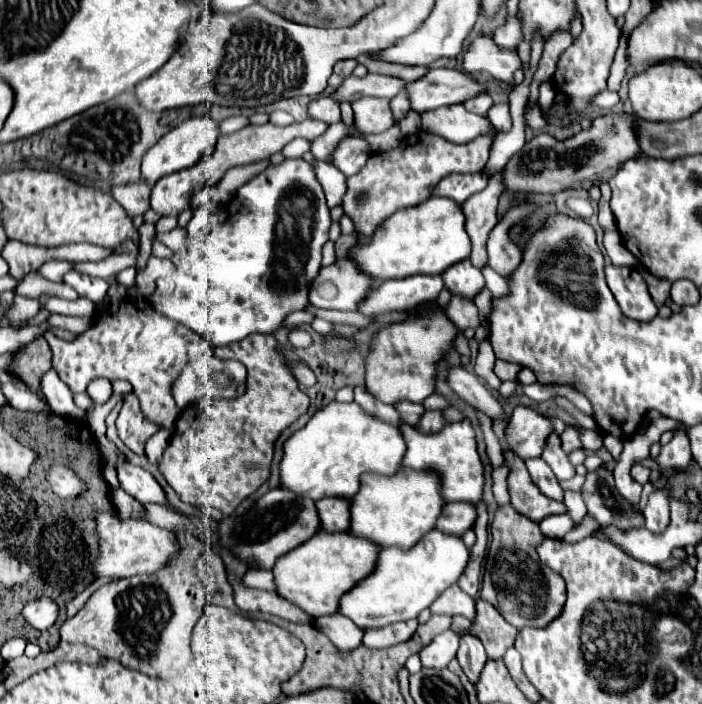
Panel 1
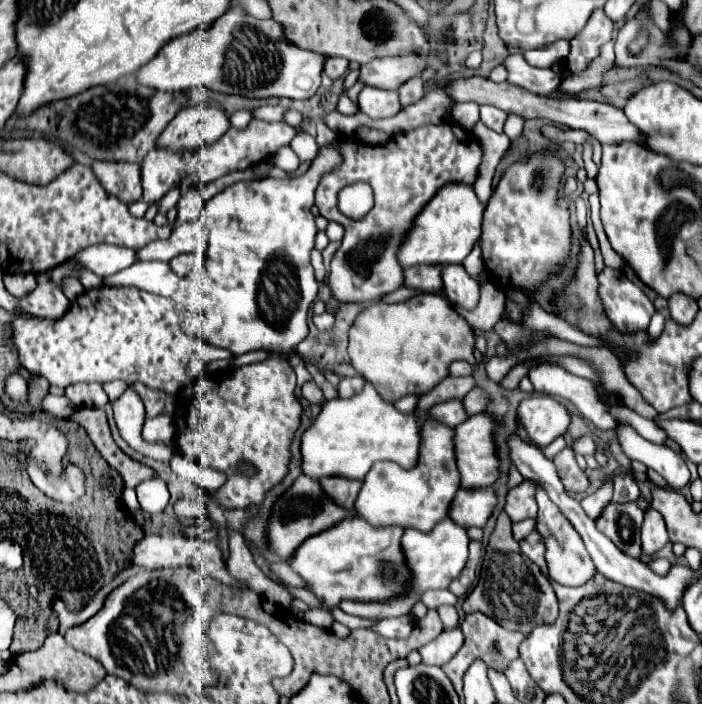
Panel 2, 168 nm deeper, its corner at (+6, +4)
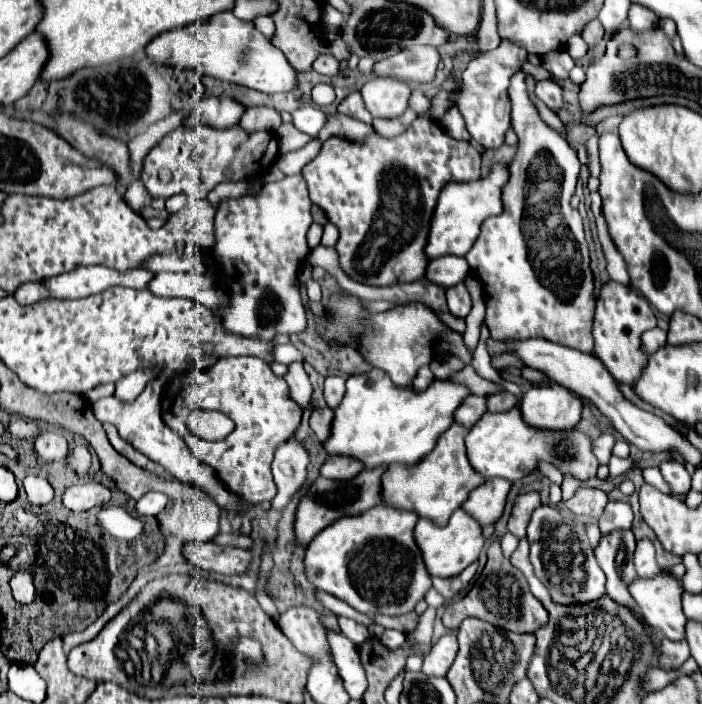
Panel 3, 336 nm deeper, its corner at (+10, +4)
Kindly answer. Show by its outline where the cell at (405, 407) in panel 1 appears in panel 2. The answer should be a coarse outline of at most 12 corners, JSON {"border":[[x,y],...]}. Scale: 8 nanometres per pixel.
{"border":[[428,420],[418,464],[376,462],[372,526],[432,530],[460,488],[454,430]]}

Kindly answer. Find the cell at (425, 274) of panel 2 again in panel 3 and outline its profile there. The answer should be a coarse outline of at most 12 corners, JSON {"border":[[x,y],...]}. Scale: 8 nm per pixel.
{"border":[[464,258],[430,260],[424,278],[450,288],[470,270]]}

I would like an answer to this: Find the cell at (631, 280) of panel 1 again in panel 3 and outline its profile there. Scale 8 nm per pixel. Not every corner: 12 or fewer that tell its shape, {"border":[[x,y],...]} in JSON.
{"border":[[618,282],[600,288],[594,354],[628,386],[656,326],[648,300]]}

